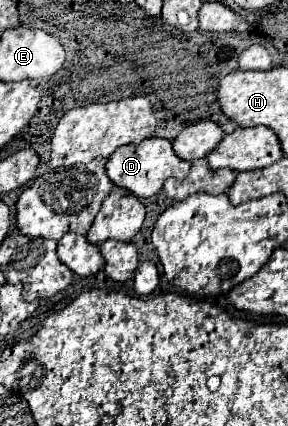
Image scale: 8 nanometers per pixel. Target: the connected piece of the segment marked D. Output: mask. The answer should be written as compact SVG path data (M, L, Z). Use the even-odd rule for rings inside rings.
M145 138L141 144L119 146L107 160L107 176L115 186L127 188L139 198L149 198L163 188L167 178L185 178L191 170L191 162L181 160L171 146L171 140L165 138Z

